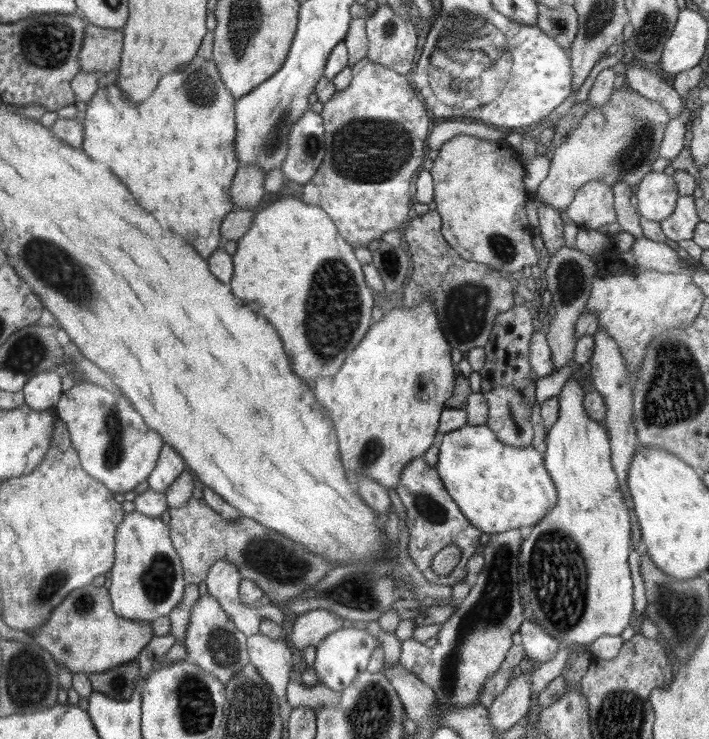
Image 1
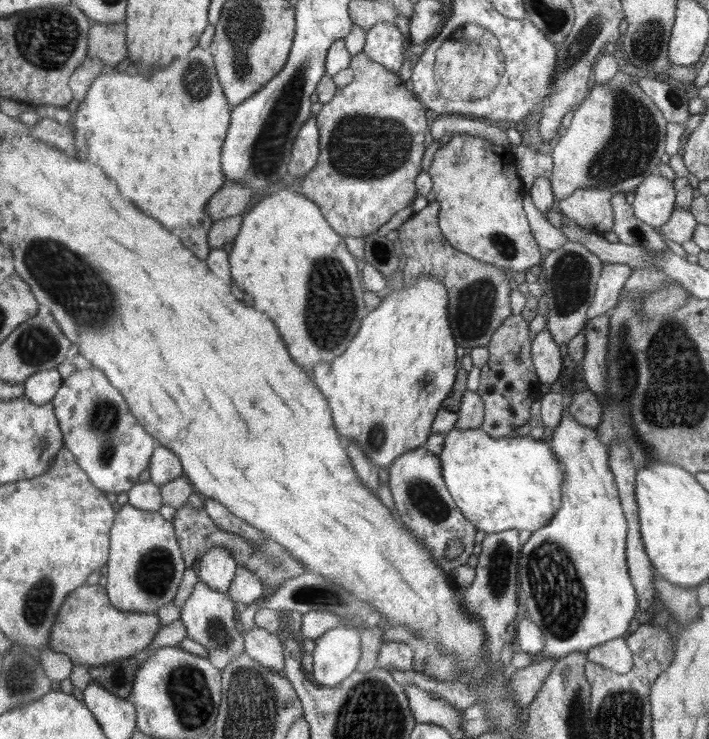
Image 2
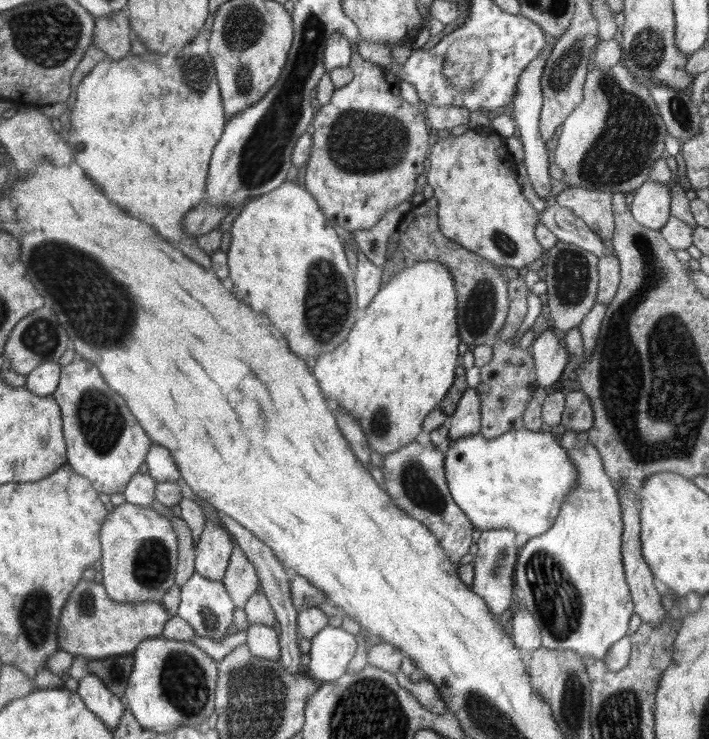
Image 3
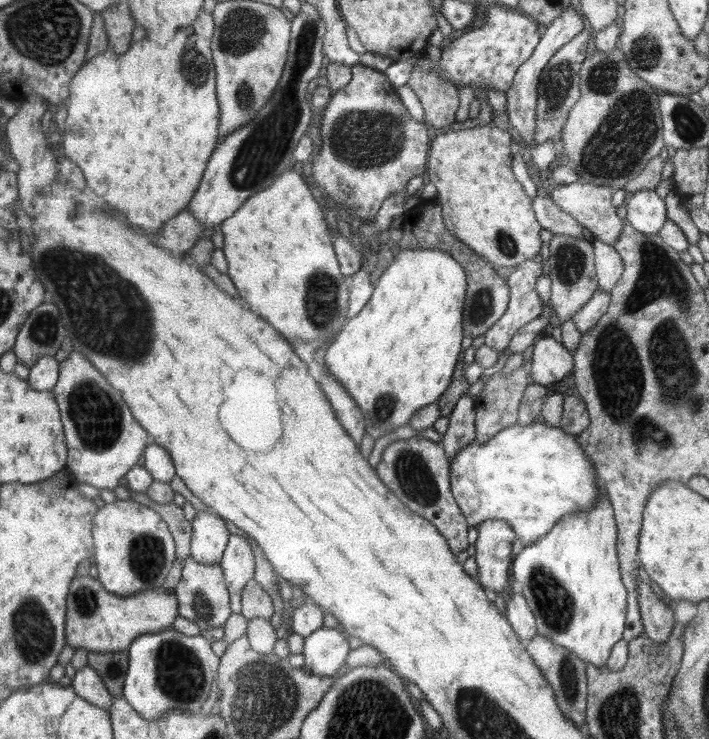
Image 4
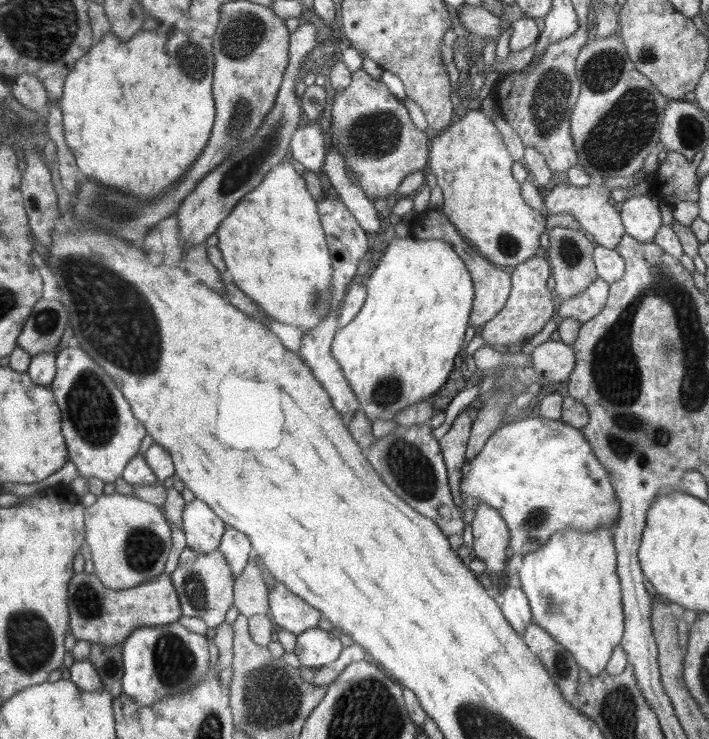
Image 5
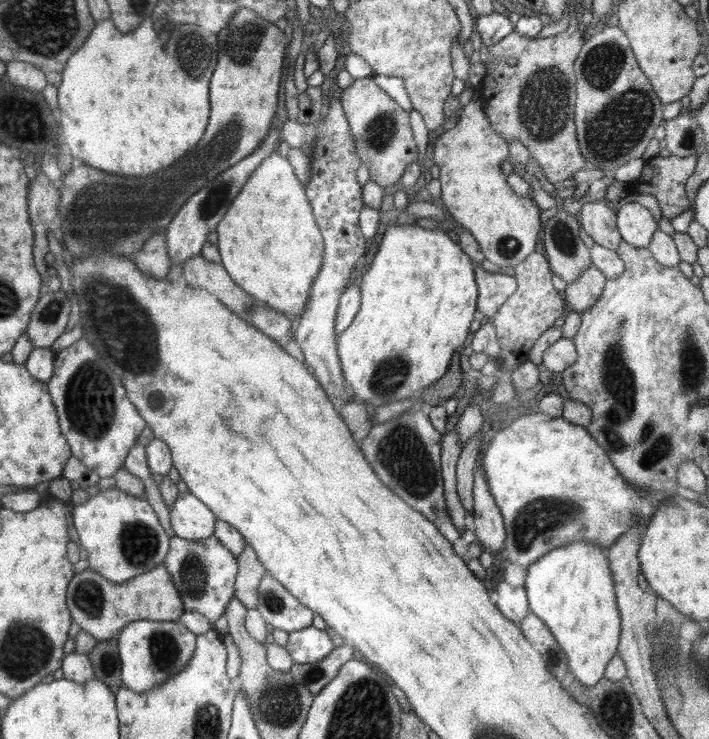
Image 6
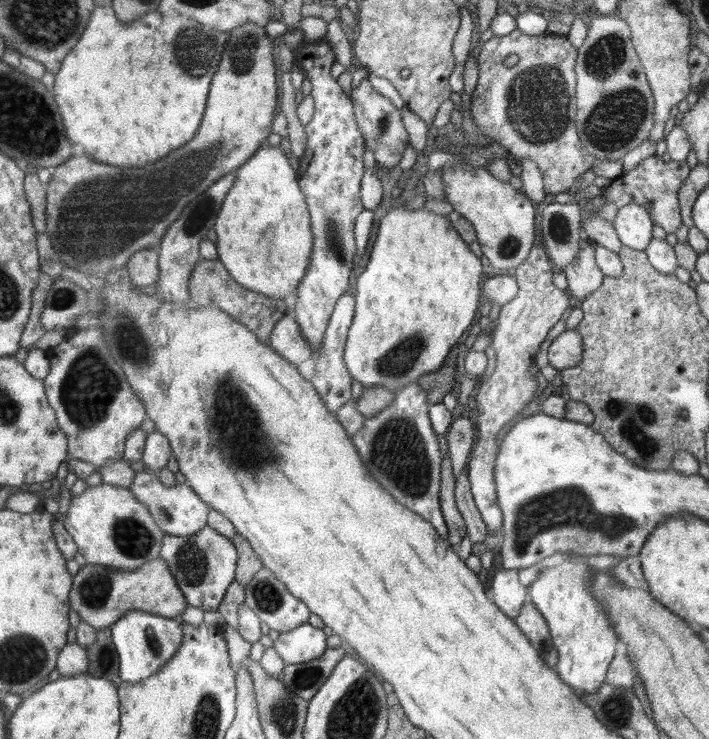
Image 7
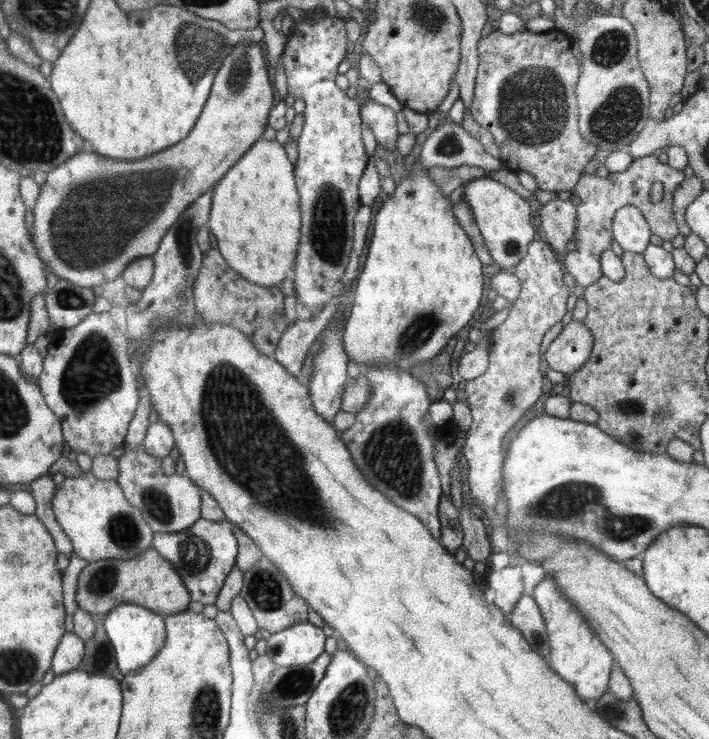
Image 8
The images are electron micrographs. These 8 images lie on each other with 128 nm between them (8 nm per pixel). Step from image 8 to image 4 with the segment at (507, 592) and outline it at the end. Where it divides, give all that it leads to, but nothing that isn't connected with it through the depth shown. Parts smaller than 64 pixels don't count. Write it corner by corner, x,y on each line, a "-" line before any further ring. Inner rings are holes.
522,593
512,594
510,601
506,603
505,615
524,646
530,643
530,640
538,633
535,616

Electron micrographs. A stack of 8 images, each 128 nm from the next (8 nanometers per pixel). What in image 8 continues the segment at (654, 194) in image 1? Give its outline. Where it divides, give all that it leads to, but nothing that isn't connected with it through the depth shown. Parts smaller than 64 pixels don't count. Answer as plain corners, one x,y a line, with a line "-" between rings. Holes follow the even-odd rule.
628,205
614,213
612,236
622,250
642,255
650,244
652,232
641,210

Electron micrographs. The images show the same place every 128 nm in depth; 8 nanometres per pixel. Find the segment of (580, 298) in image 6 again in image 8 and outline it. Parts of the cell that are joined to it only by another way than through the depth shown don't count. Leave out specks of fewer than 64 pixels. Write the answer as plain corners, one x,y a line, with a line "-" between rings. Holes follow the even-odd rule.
648,155
639,159
633,159
628,170
624,172
609,172
603,178
594,174
580,175
576,188
572,191
580,200
576,205
576,250
564,253
564,268
571,274
576,284
585,289
593,285
596,280
603,278
601,269
601,254
611,248
612,221
614,213
619,208
632,205
639,208
652,232
662,240
670,242
678,232
676,220
672,212
674,191
686,178
682,170
672,168
668,163
662,163
655,155
-
654,182
663,184
663,200
657,203
650,201
650,188

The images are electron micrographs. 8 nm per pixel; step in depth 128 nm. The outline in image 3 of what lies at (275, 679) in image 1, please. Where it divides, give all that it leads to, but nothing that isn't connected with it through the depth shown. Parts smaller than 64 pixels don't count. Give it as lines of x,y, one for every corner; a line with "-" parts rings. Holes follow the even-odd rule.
262,623
251,624
246,630
246,642
255,657
279,660
279,633
277,628

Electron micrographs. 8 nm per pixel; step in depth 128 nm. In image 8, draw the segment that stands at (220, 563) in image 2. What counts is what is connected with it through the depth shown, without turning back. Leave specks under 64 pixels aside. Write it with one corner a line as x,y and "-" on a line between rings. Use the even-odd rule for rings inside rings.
122,443
122,456
118,457
116,482
122,488
126,500
137,508
154,533
180,533
191,527
201,517
200,488
186,475
167,475
162,471
161,459
148,454
143,445
130,447

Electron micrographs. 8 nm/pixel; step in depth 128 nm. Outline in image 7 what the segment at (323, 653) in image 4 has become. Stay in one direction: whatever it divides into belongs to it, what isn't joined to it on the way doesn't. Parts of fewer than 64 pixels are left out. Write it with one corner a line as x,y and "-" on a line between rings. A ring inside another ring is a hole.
306,622
288,632
281,632
273,646
286,665
302,664
322,656
328,646
326,638
322,629

